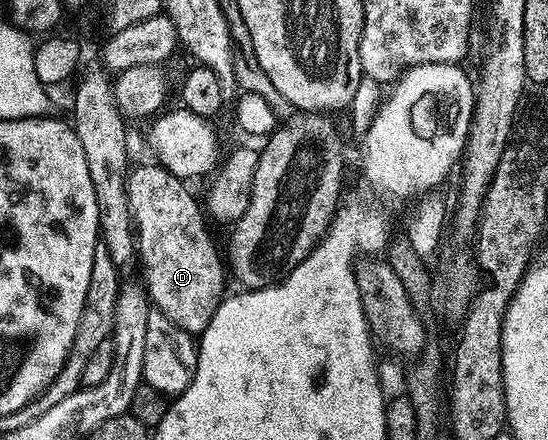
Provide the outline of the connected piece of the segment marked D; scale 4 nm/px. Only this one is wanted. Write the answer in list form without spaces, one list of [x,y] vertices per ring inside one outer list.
[[[154,162],[134,168],[126,173],[128,210],[131,211],[133,232],[137,237],[137,254],[141,259],[141,266],[143,262],[147,278],[145,287],[150,303],[186,332],[202,334],[211,325],[213,314],[217,314],[217,306],[225,299],[224,261],[223,264],[219,261],[219,256],[211,245],[211,236],[203,222],[203,212],[199,209],[194,194],[187,189],[190,187],[184,181],[178,180],[172,172]]]

